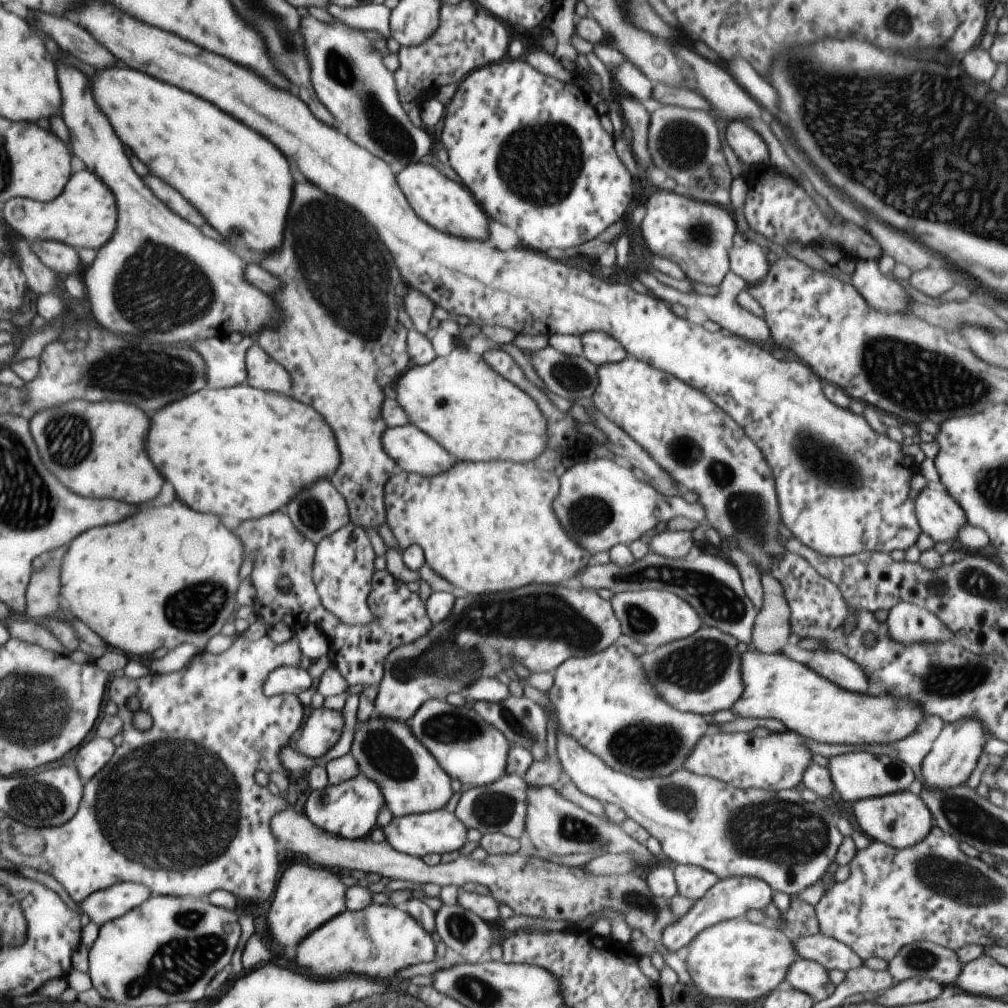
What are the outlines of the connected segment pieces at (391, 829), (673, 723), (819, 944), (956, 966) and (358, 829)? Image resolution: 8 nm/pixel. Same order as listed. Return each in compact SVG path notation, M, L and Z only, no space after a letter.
M442 808L426 813L394 817L387 826L380 827L380 829L386 837L385 842L388 842L390 847L396 849L397 852L412 857L424 858L431 853L441 856L444 853L452 852L452 850L460 850L462 844L467 842L464 826L455 813Z
M620 640L603 652L566 660L556 668L554 686L547 694L555 709L559 730L570 736L581 748L600 758L608 767L639 778L668 777L683 769L694 746L707 734L706 720L701 715L680 712L668 705L645 680L642 666L624 641Z
M821 933L816 935L807 935L798 937L792 942L793 948L796 949L797 956L806 958L810 961L816 961L817 964L824 966L826 969L838 969L844 973L856 969L863 965L863 961L846 945L831 937L826 937Z
M926 941L906 944L897 953L897 956L889 961L887 972L899 983L910 978L928 977L931 980L936 980L939 984L946 984L950 988L957 980L961 966L962 963L958 961L957 954L954 951Z
M361 773L343 784L314 790L306 804L306 814L320 829L326 830L330 835L351 840L368 838L368 834L371 834L370 830L376 826L376 818L386 806L381 789L369 777Z

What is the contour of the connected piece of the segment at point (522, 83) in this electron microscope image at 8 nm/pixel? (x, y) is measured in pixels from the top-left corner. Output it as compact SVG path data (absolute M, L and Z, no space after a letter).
M514 59L512 62L493 63L473 71L458 84L455 97L446 108L444 130L442 130L440 142L446 148L450 166L456 171L462 183L474 194L474 199L481 202L482 208L486 208L486 212L490 212L490 216L496 221L517 233L520 244L524 248L538 248L540 252L558 248L558 250L566 252L568 248L580 246L580 244L596 238L610 224L614 224L624 217L628 202L634 200L634 178L628 172L628 168L624 166L624 162L618 158L618 154L614 150L614 138L612 138L612 134L604 132L604 128L600 124L600 116L588 104L588 98L582 96L582 92L580 92L580 100L578 100L568 90L564 90L562 82L538 72L527 61Z

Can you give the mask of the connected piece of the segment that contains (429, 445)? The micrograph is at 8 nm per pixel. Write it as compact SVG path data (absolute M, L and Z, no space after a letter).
M411 423L388 426L381 437L381 444L385 452L396 462L398 469L426 477L444 473L456 460L428 433L422 432Z

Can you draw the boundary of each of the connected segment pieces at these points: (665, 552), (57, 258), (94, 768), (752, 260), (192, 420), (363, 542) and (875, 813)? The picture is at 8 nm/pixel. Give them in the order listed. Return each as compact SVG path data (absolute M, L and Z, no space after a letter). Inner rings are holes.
M664 531L654 534L648 542L649 551L670 559L687 557L694 553L694 540L691 533L690 531Z
M46 242L46 244L34 244L34 250L40 254L40 258L50 266L52 270L66 274L76 275L76 272L84 271L80 252L75 247L62 242Z
M98 736L80 748L75 766L81 773L81 778L88 782L105 771L117 753L118 746L114 740Z
M750 241L743 247L734 246L732 250L728 250L728 260L730 271L743 278L749 285L762 282L771 267L762 247Z
M249 384L236 387L206 388L194 396L166 406L152 420L148 450L158 470L170 480L180 498L200 512L218 512L238 520L252 520L272 514L316 480L326 478L341 467L340 444L324 416L291 395L255 388Z
M353 521L341 531L328 536L317 546L315 559L315 582L326 608L334 612L342 621L348 625L366 626L375 620L373 610L368 607L368 595L372 592L372 574L374 574L374 548L365 530L357 526Z
M907 789L890 795L858 800L852 810L861 832L870 840L881 841L893 848L913 847L914 844L921 843L934 828L929 806L921 796L916 796Z

